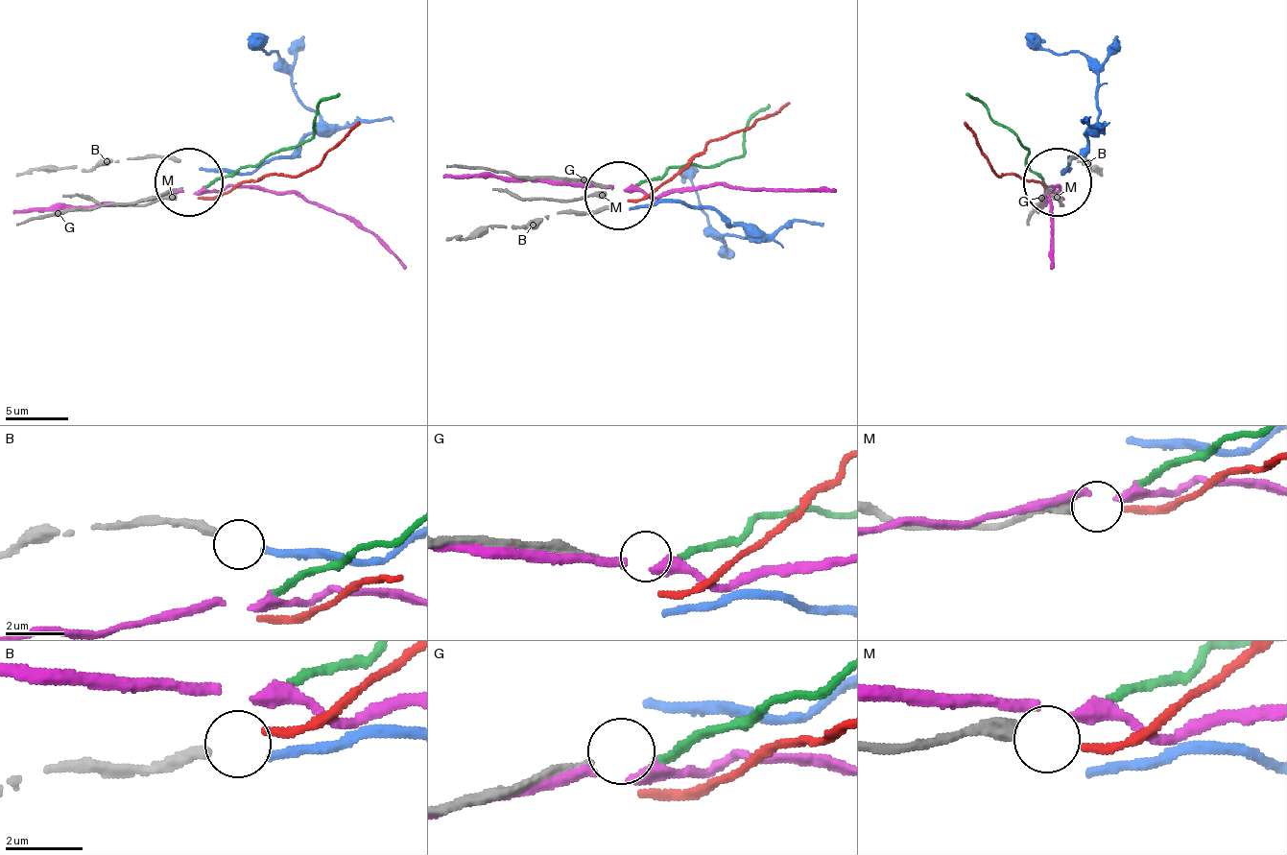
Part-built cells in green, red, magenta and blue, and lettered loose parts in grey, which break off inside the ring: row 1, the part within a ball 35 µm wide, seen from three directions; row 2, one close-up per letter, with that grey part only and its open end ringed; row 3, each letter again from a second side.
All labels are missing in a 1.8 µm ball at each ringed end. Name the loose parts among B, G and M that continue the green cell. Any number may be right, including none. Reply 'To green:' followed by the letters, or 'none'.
To green: none

